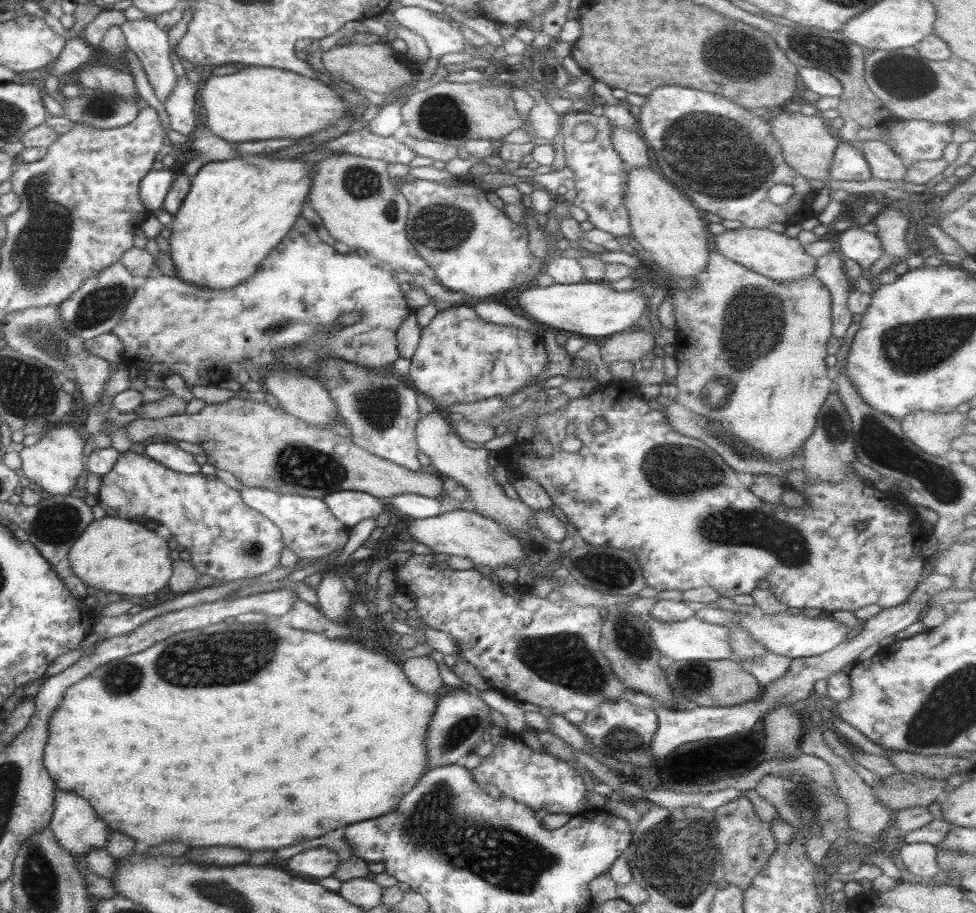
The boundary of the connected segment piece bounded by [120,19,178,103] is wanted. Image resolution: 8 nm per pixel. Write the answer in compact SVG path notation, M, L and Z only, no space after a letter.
M125 19L120 29L125 47L141 62L153 94L162 103L178 79L169 61L167 33L158 28L155 21L144 19Z

